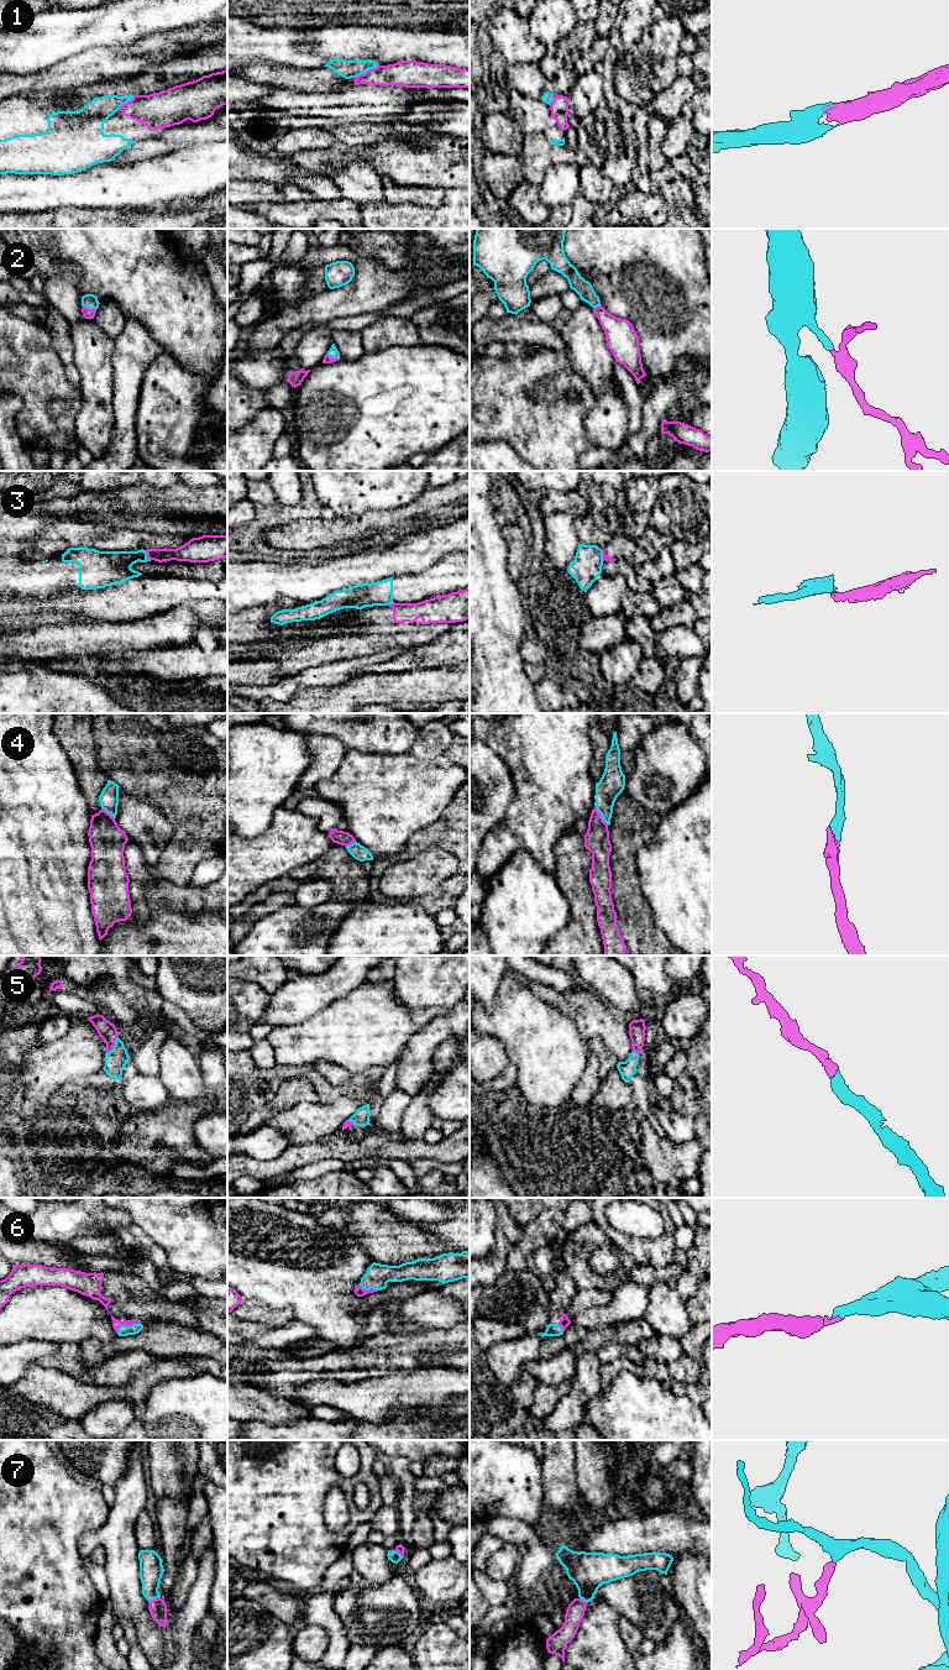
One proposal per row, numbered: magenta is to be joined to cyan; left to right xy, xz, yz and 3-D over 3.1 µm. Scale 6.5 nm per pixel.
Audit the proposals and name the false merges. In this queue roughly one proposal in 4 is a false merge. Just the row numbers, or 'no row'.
3

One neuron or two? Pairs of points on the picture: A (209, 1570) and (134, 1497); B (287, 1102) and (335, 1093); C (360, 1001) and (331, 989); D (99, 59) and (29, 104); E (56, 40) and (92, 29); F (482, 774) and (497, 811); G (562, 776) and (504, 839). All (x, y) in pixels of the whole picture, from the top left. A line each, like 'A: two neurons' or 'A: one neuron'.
A: two neurons
B: two neurons
C: two neurons
D: two neurons
E: one neuron
F: one neuron
G: two neurons

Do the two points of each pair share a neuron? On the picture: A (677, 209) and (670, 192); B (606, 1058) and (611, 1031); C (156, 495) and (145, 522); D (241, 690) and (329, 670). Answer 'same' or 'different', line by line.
A: same
B: different
C: same
D: same

